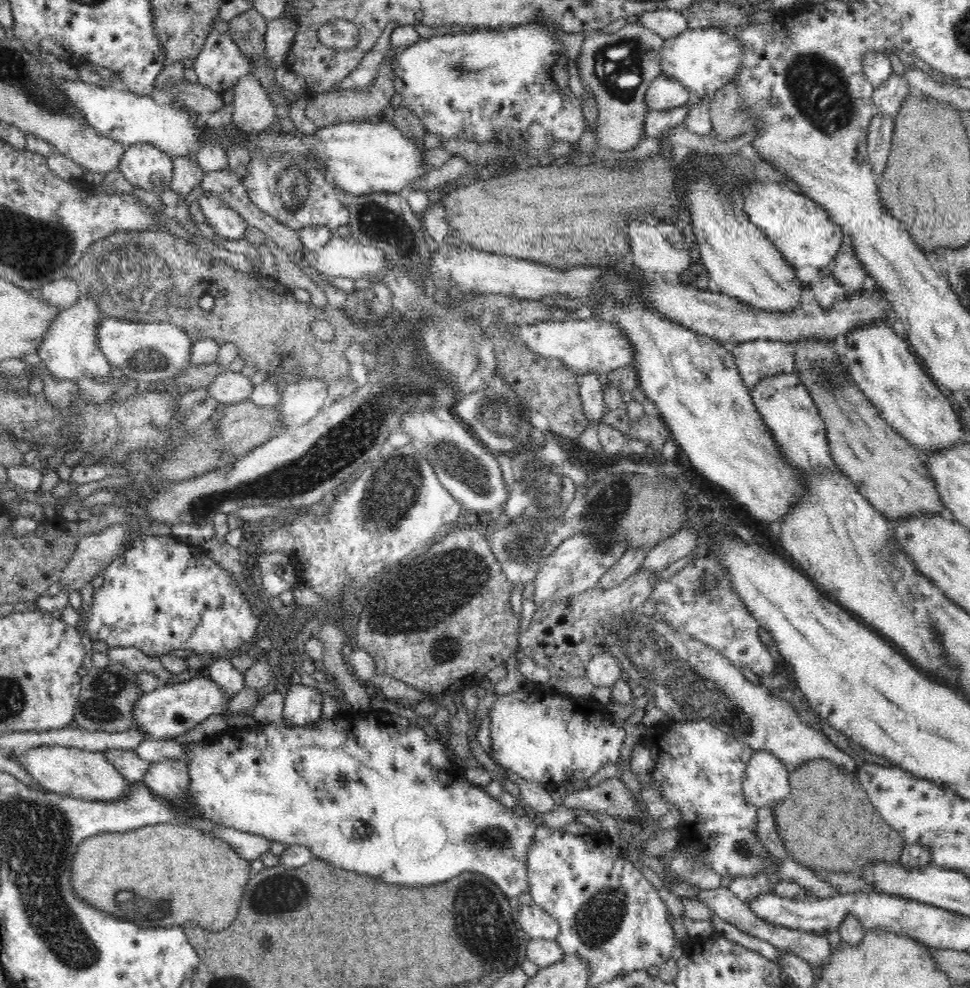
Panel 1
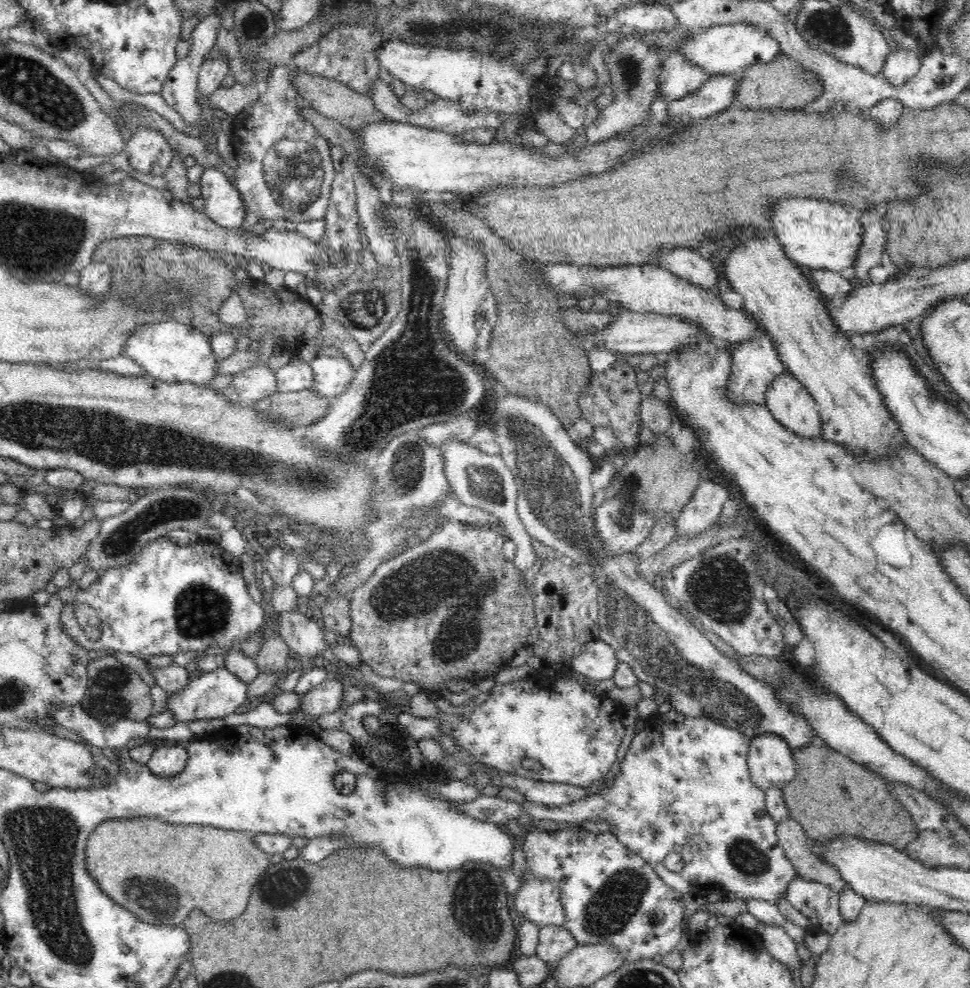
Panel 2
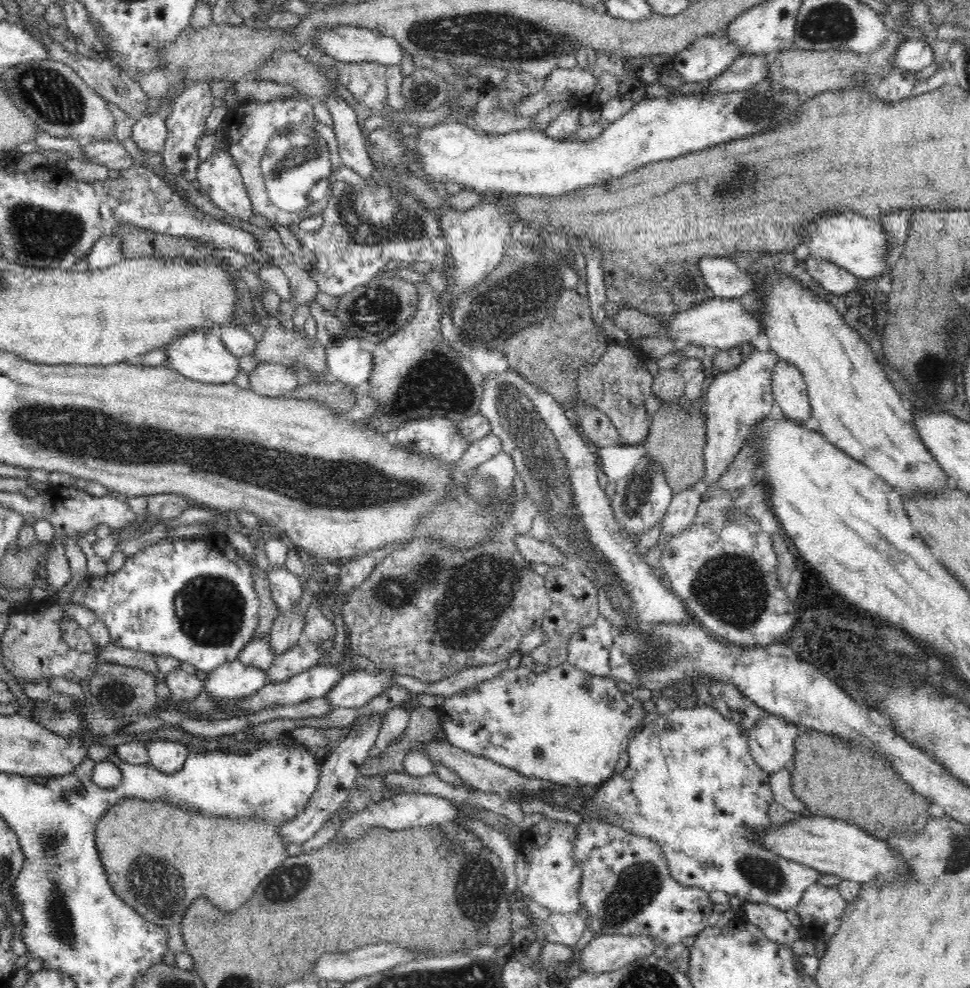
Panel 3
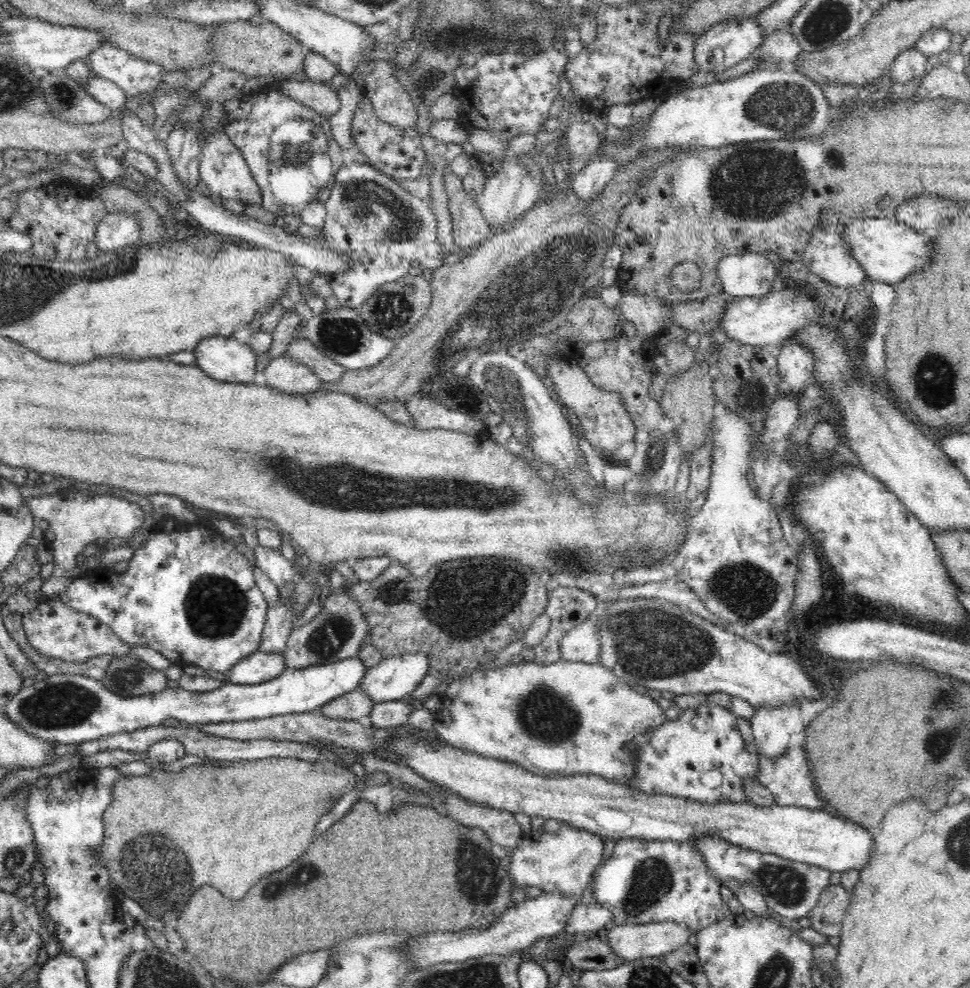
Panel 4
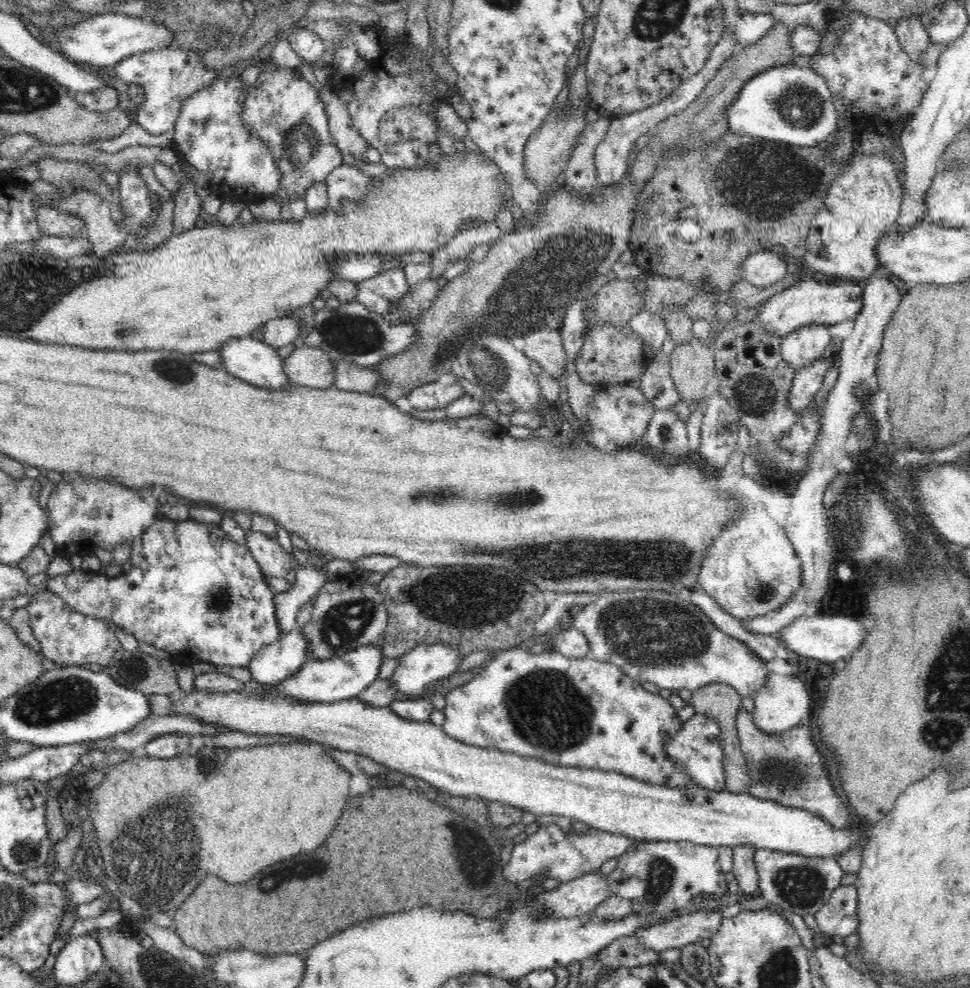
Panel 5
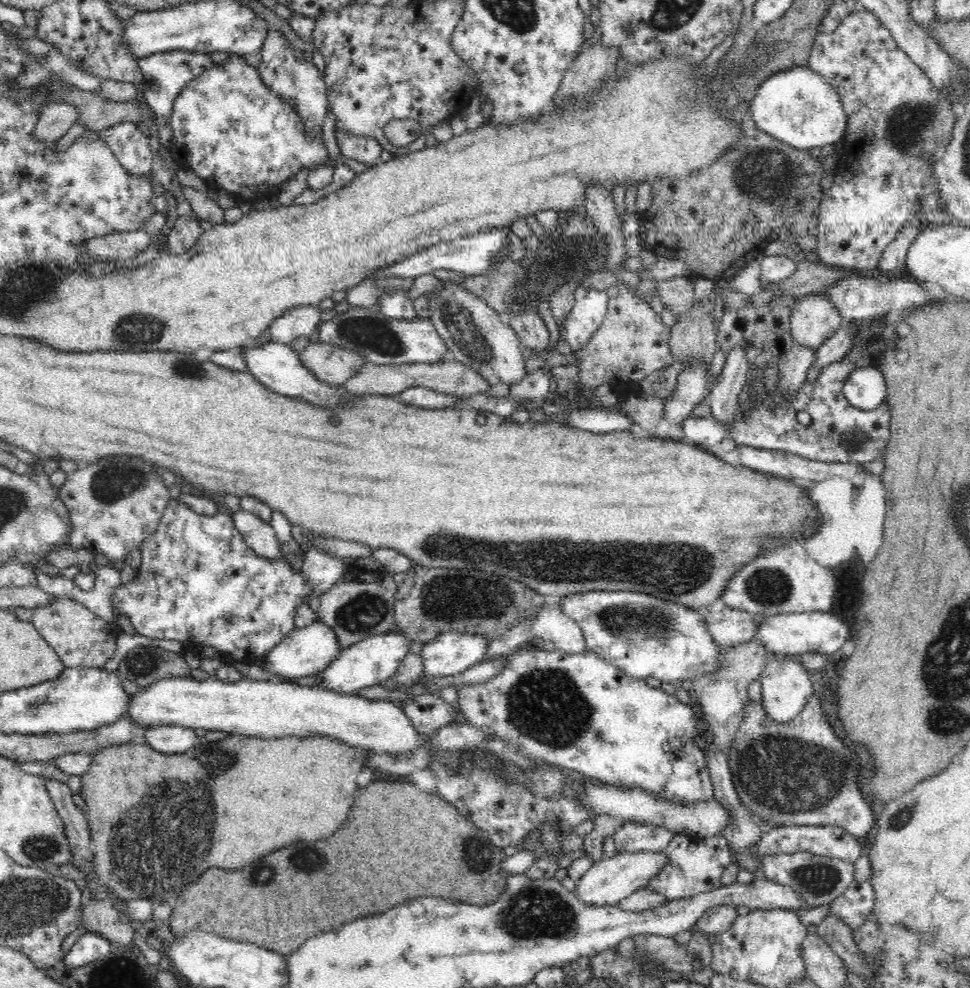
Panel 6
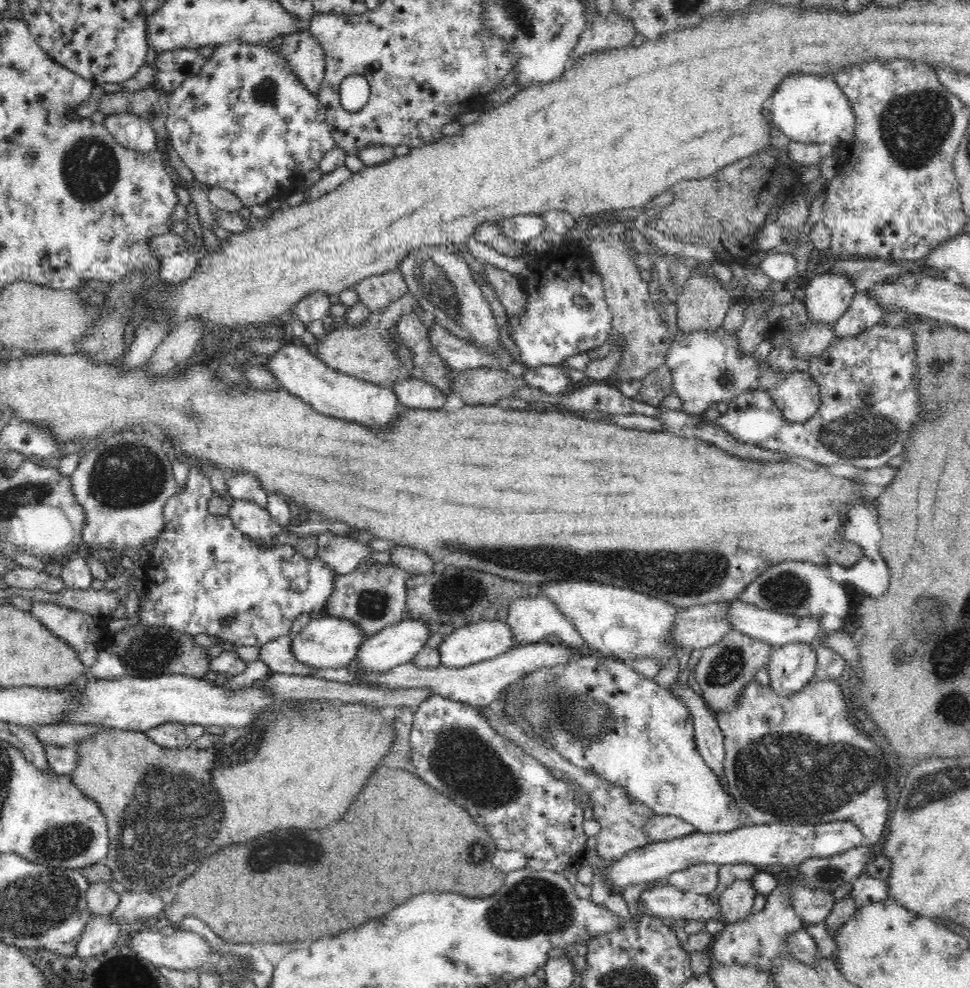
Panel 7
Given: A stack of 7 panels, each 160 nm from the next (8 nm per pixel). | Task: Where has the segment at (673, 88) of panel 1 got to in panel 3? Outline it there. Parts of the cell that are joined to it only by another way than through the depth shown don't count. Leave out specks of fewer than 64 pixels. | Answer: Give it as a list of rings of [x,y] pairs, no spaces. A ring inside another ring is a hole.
[[[706,35],[676,53],[672,58],[672,67],[686,84],[706,82],[722,74],[740,56],[737,46],[729,42],[727,36]]]

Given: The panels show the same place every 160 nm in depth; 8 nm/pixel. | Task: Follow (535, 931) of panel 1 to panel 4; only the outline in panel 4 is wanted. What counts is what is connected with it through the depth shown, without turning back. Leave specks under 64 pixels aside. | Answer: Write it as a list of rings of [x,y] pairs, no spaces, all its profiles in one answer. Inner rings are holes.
[[[546,819],[540,829],[524,834],[522,842],[513,850],[507,864],[508,878],[514,885],[536,886],[546,894],[557,892],[580,898],[602,854],[604,844],[599,835],[556,819]]]

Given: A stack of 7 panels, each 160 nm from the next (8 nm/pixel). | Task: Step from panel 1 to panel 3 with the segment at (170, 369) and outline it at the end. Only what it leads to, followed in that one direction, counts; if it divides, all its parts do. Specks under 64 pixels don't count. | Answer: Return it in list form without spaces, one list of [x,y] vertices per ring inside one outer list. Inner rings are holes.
[[[194,329],[181,337],[175,338],[162,349],[167,356],[165,365],[172,370],[177,370],[182,376],[190,380],[208,384],[230,383],[238,374],[238,356],[234,356],[223,345],[217,330]]]

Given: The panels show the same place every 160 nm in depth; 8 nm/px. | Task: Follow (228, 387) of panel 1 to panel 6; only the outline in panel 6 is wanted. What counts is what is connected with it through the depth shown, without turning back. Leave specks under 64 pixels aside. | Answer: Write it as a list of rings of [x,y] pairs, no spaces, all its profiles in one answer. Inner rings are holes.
[[[316,339],[301,352],[299,359],[320,382],[330,386],[342,385],[350,380],[367,360],[354,350],[346,350],[335,343],[324,343]]]

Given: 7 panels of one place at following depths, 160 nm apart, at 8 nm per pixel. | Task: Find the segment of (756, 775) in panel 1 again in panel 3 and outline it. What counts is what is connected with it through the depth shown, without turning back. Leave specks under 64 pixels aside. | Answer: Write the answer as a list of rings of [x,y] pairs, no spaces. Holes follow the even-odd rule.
[[[769,714],[749,729],[749,749],[756,765],[774,775],[790,765],[795,756],[798,727],[784,717]]]

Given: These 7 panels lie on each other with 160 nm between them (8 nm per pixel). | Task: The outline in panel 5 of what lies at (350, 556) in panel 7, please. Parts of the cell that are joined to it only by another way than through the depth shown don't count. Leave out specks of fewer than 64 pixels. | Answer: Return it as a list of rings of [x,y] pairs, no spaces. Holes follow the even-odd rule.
[[[314,565],[300,566],[295,574],[295,582],[286,592],[275,592],[273,601],[275,604],[276,618],[282,631],[282,635],[288,635],[297,630],[297,611],[312,602],[318,591],[328,582],[334,579],[330,574]]]

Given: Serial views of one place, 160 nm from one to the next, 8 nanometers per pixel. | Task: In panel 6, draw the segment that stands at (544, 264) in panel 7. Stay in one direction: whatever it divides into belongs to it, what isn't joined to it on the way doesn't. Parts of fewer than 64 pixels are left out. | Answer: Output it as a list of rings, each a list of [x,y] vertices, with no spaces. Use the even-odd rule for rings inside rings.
[[[578,287],[575,304],[560,326],[560,334],[573,352],[580,350],[606,318],[609,294],[607,291]]]

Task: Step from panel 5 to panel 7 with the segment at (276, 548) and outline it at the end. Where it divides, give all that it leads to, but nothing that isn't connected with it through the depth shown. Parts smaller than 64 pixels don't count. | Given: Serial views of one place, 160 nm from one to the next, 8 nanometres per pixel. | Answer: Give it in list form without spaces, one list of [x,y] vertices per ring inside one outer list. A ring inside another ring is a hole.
[[[231,500],[229,515],[233,526],[259,545],[272,543],[274,536],[283,530],[266,508],[247,500]]]

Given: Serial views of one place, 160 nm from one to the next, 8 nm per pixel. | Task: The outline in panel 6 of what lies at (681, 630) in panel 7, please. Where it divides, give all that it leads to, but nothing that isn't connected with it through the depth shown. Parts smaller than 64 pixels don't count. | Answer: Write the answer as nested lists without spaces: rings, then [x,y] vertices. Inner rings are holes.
[[[725,606],[719,612],[709,611],[703,618],[713,640],[722,648],[726,648],[750,642],[767,616],[752,615],[748,611]]]

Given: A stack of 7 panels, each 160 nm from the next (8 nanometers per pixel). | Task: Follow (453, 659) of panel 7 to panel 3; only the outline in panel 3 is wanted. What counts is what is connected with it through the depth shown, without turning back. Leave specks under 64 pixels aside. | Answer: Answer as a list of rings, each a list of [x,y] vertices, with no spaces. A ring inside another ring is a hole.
[[[359,669],[353,674],[344,675],[325,698],[332,709],[361,708],[392,686],[390,681],[393,675],[398,673],[377,669],[375,673],[370,674]]]

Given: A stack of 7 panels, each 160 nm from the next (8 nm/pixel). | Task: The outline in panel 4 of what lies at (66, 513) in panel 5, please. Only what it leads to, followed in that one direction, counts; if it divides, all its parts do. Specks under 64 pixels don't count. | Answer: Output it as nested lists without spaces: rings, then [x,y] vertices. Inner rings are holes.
[[[47,494],[42,497],[28,499],[25,505],[31,510],[34,519],[46,520],[49,527],[44,532],[47,546],[52,549],[54,568],[45,579],[40,594],[42,598],[56,598],[66,590],[72,582],[74,560],[89,542],[98,538],[126,538],[134,536],[143,523],[144,512],[134,502],[112,495],[84,494]]]

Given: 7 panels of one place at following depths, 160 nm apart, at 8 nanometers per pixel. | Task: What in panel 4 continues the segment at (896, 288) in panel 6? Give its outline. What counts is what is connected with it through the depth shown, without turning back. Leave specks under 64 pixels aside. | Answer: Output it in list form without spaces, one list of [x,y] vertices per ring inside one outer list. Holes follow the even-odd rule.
[[[784,289],[781,292],[756,297],[734,297],[726,303],[719,327],[727,334],[727,340],[737,340],[754,346],[786,344],[789,336],[812,322],[818,324],[822,314],[821,306],[806,291]]]

